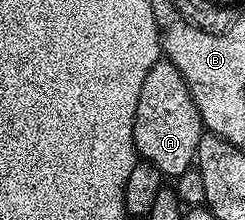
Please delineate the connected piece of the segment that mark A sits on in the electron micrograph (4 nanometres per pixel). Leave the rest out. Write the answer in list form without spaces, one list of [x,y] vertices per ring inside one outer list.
[[[166,59],[153,63],[153,67],[149,67],[149,75],[145,75],[145,84],[141,86],[137,115],[133,119],[136,154],[157,167],[164,178],[174,179],[196,164],[199,141],[204,132],[197,103],[193,103],[191,89],[181,71],[177,71],[177,67],[173,67],[173,63]]]

